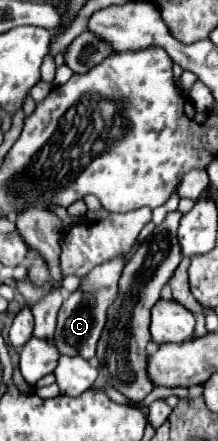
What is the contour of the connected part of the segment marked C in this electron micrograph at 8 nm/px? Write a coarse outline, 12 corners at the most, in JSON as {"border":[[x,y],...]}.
{"border":[[126,256],[94,266],[58,312],[60,354],[90,360]]}

